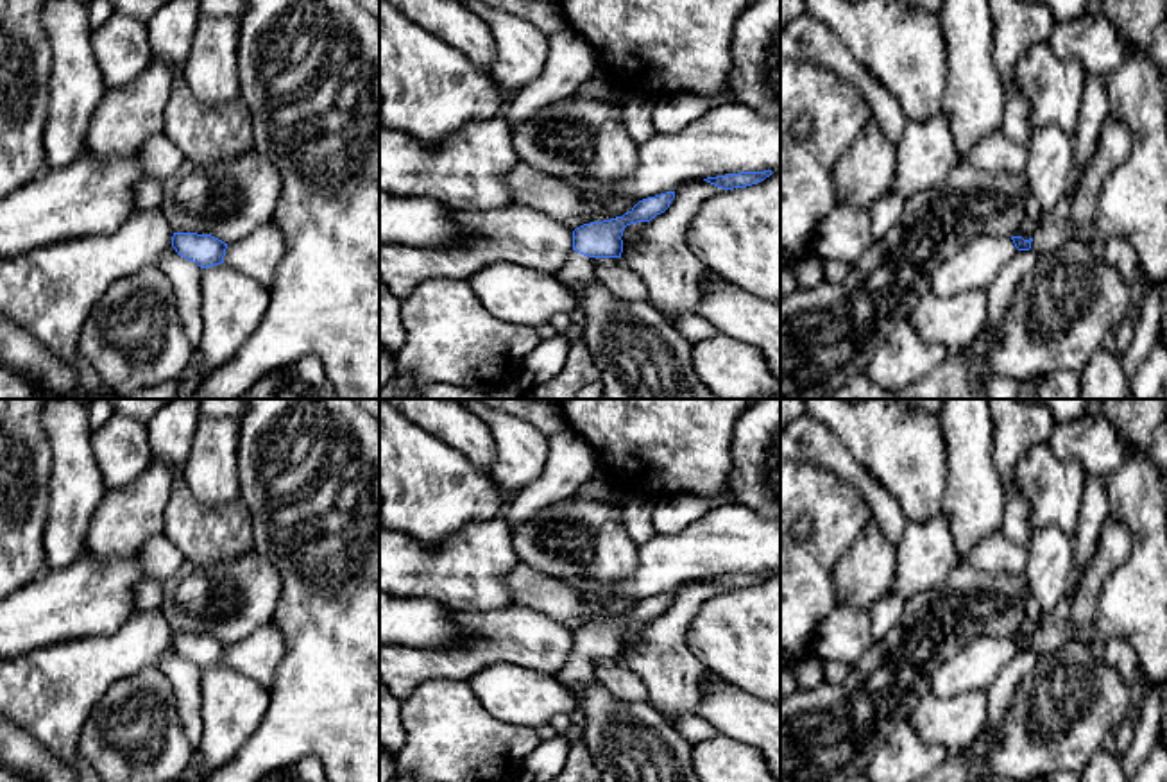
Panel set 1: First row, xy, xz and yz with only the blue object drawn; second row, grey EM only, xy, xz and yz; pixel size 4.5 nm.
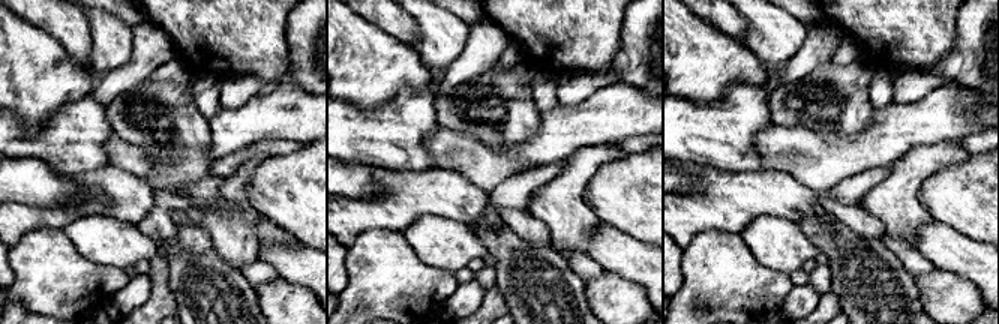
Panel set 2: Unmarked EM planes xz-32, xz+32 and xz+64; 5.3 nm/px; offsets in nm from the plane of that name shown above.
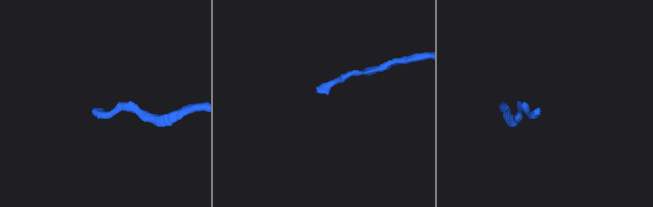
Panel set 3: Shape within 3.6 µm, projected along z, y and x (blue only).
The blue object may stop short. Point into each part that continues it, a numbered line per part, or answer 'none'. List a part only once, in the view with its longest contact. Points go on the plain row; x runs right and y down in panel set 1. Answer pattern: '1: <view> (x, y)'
1: xz (579, 671)

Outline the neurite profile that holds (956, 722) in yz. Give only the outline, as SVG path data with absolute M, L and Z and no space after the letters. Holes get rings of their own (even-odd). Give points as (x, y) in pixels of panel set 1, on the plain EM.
M983 691L938 698L927 693L907 723L925 743L940 743L952 753L968 748L988 719L988 696Z

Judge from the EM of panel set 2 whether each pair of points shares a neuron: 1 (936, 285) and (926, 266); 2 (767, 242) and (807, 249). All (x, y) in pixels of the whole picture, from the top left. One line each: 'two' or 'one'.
1: two
2: one

